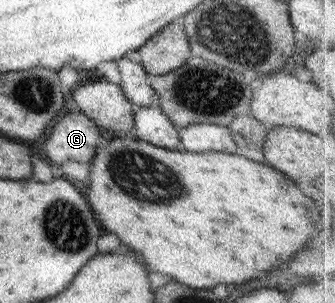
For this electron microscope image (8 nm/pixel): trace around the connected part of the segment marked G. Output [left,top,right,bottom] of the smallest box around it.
[43,111,101,164]

